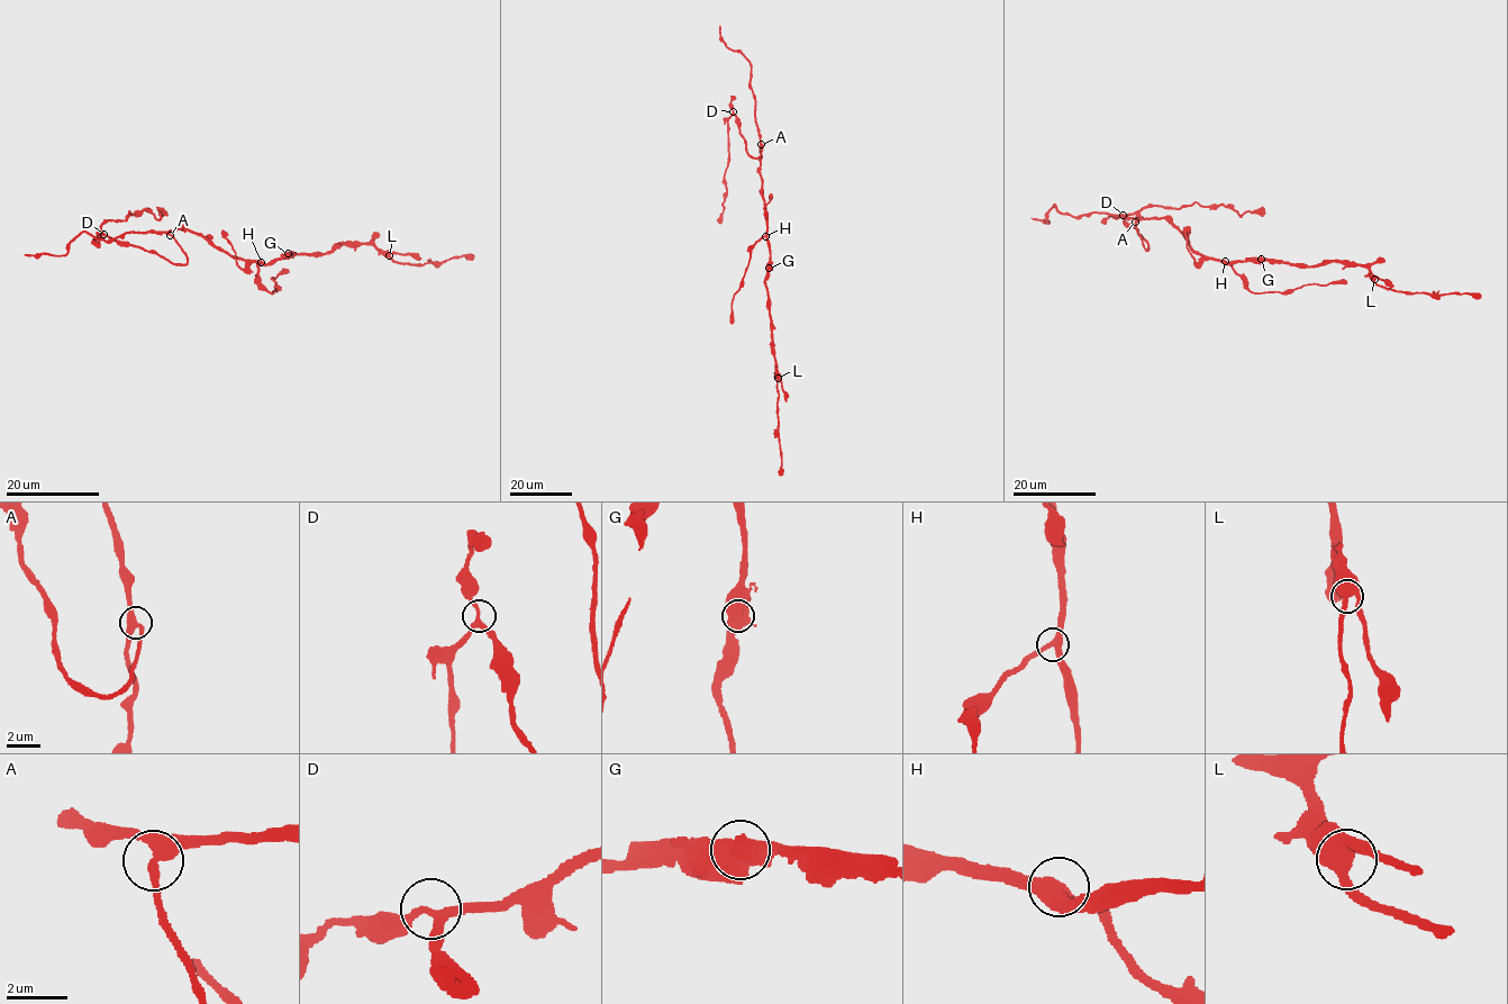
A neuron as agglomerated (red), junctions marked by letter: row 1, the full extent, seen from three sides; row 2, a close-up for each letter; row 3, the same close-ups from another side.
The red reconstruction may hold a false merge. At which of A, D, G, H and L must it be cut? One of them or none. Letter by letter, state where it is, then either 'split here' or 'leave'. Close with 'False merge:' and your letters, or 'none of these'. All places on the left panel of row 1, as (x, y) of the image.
A: place (170, 235); leave
D: place (103, 234); leave
G: place (288, 253); leave
H: place (261, 262); leave
L: place (389, 255); leave
False merge: none of these

